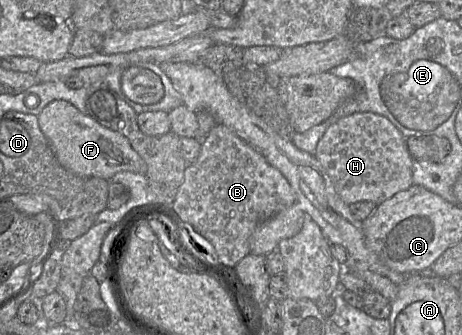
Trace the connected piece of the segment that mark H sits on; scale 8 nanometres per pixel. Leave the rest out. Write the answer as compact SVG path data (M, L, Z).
M356 112L334 120L319 140L314 155L331 179L338 196L347 205L358 201L371 201L378 205L413 185L413 158L406 137L389 119L373 112Z

